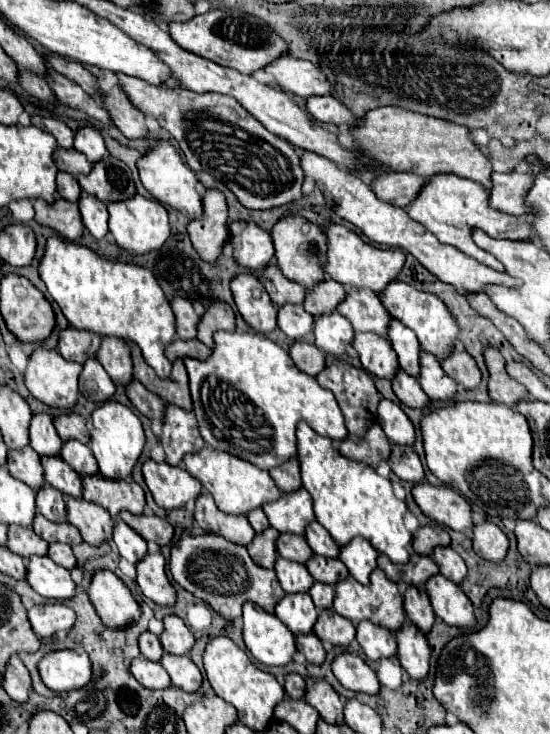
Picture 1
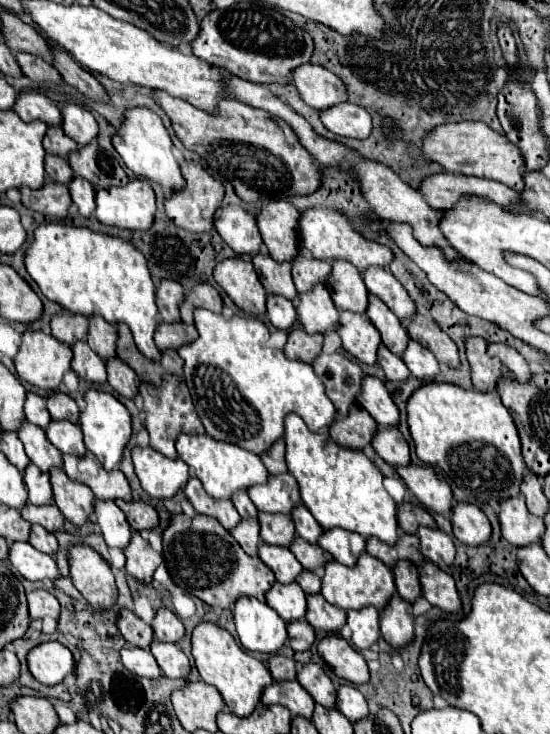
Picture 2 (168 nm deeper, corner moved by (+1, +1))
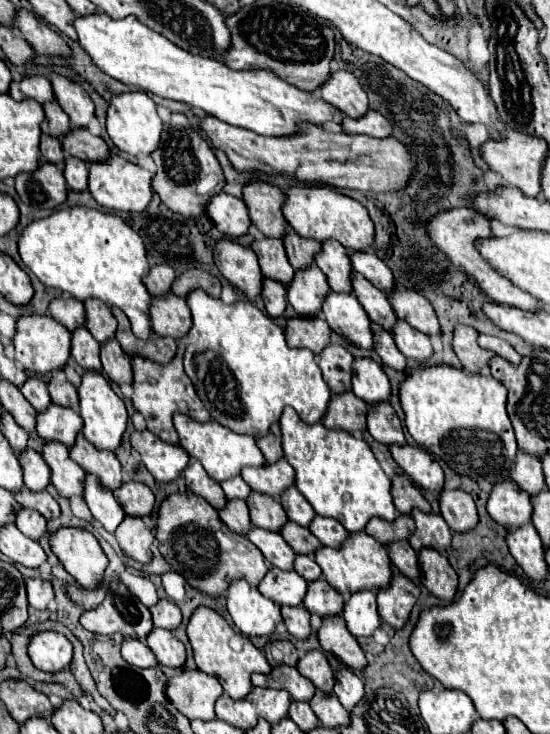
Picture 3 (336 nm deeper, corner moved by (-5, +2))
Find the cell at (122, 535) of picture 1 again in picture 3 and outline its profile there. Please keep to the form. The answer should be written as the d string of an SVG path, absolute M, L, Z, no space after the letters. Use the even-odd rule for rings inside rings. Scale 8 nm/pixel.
M85 474L85 484L83 484L83 498L97 522L103 524L107 532L115 532L115 528L121 524L125 518L123 508L119 508L117 500L113 498L113 492L101 484L101 480L93 474Z

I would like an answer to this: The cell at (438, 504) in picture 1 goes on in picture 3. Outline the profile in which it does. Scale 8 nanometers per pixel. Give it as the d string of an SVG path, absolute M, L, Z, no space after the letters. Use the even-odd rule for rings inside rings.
M389 446L389 452L393 456L393 460L401 466L401 470L421 488L427 490L435 490L439 492L443 488L443 470L439 466L437 460L433 460L433 456L419 448L419 446Z

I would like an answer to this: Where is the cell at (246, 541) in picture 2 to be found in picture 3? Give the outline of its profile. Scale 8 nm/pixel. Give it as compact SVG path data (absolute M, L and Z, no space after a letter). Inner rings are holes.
M227 500L227 504L219 510L219 518L233 530L239 534L247 534L247 528L251 526L249 520L249 512L247 512L247 504L243 500Z

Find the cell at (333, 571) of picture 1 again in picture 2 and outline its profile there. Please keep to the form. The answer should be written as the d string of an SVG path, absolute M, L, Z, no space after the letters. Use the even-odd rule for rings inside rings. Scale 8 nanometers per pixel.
M297 537L297 541L293 541L291 553L297 557L297 561L303 565L303 569L317 571L317 573L321 573L323 567L329 561L333 561L333 557L325 549L321 549L319 545L309 545L307 541L301 541L301 537Z

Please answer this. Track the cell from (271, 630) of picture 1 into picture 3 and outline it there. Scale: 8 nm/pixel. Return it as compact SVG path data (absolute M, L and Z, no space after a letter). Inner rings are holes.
M231 580L227 590L227 612L233 618L233 624L247 636L271 636L275 632L275 624L281 622L279 606L265 598L257 586L251 586L247 580Z

